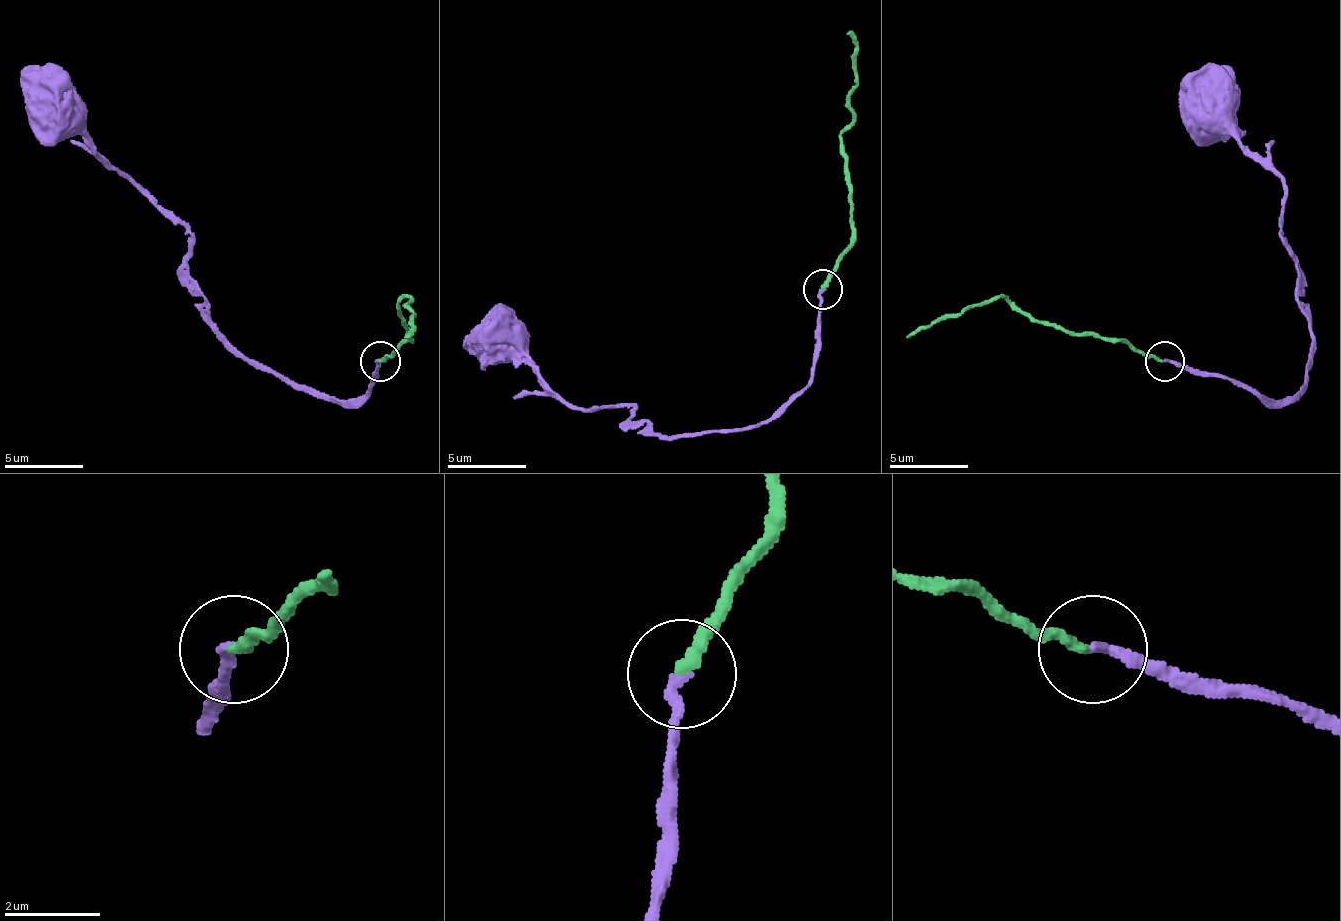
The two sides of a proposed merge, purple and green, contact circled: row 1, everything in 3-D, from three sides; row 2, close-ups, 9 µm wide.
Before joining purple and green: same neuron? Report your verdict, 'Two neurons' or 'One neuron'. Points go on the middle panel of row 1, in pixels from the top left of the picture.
One neuron

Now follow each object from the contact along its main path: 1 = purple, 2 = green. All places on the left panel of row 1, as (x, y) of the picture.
1: (379, 360), (355, 399), (260, 372), (217, 328), (189, 273), (185, 226), (95, 151), (87, 119), (51, 95)
2: (379, 360), (410, 336), (399, 312), (406, 297), (410, 316), (406, 336)

